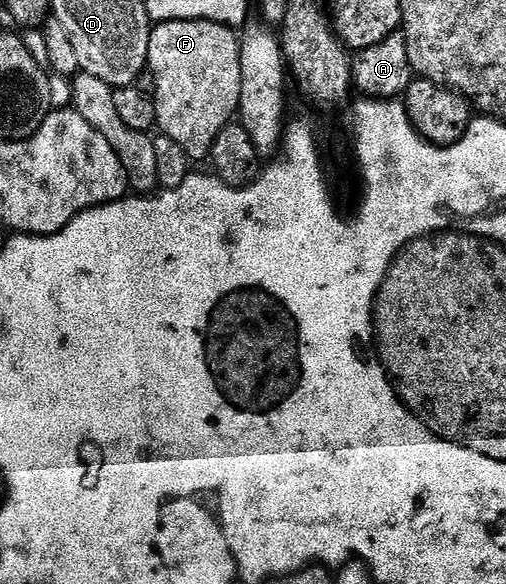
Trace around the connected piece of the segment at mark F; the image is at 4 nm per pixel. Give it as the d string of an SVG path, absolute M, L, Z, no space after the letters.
M165 19L156 22L149 37L149 75L155 78L155 122L158 130L169 136L186 153L188 160L206 160L217 133L225 129L239 114L241 101L240 36L223 23L208 19Z

